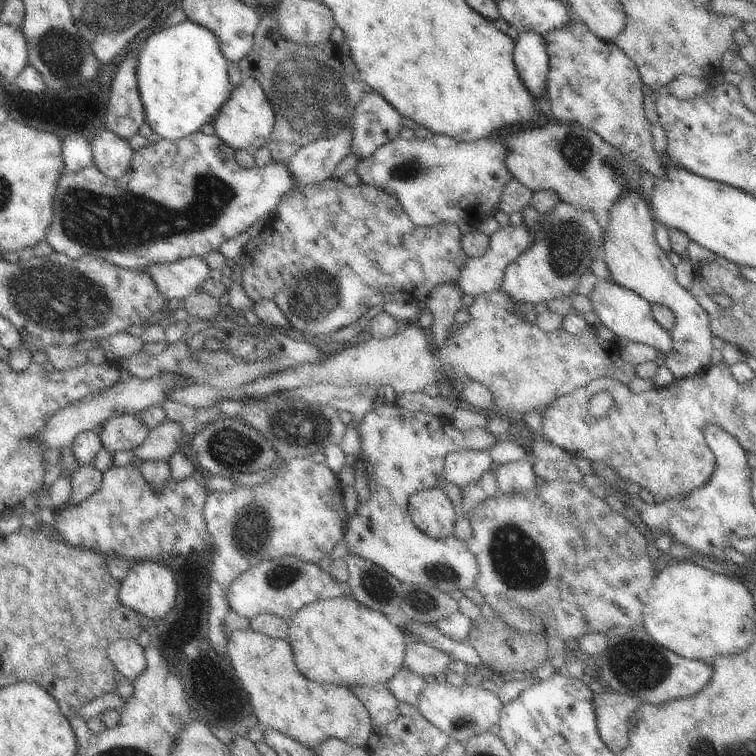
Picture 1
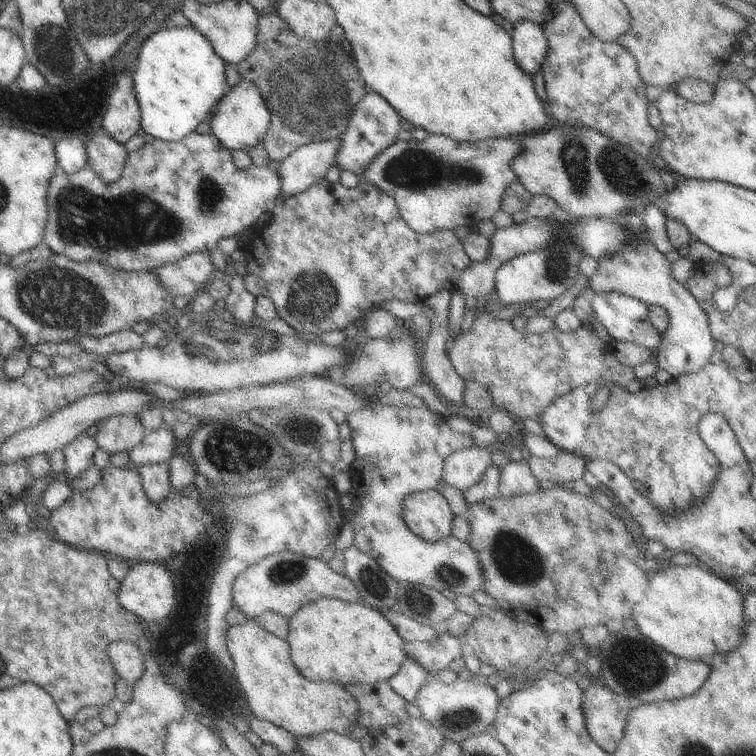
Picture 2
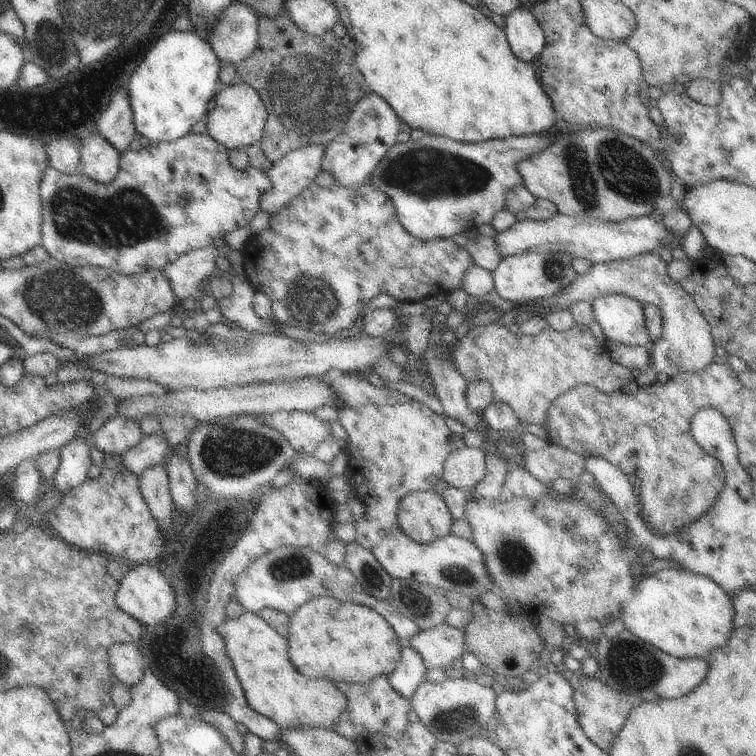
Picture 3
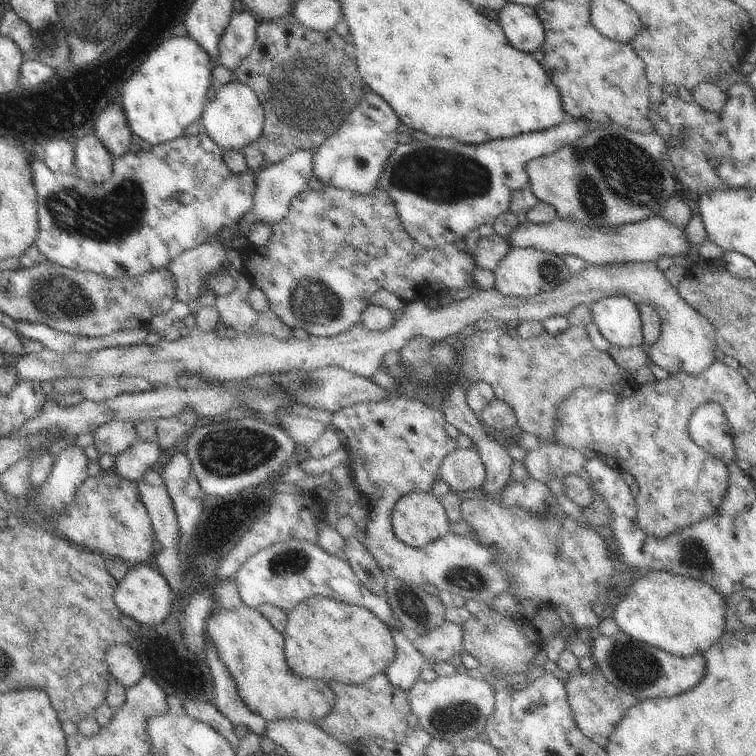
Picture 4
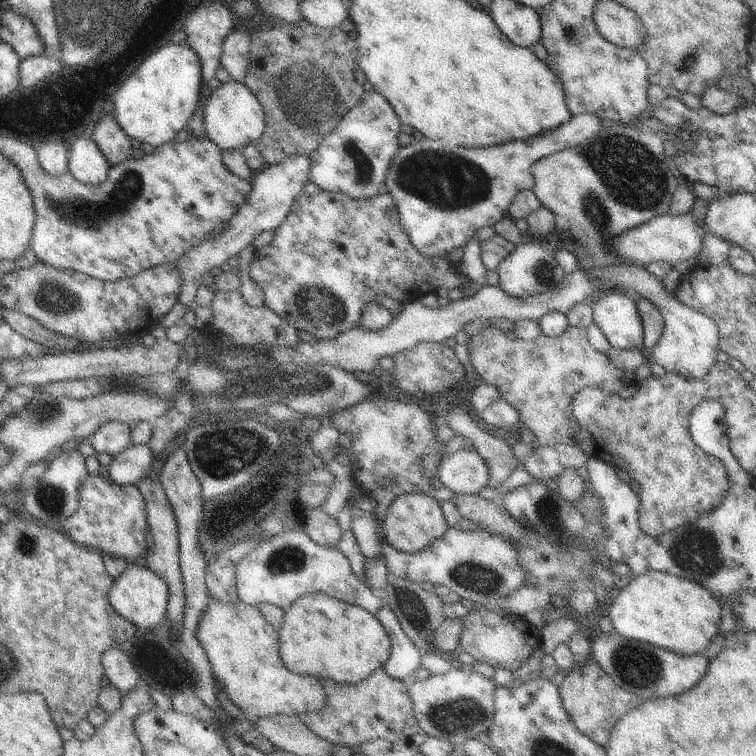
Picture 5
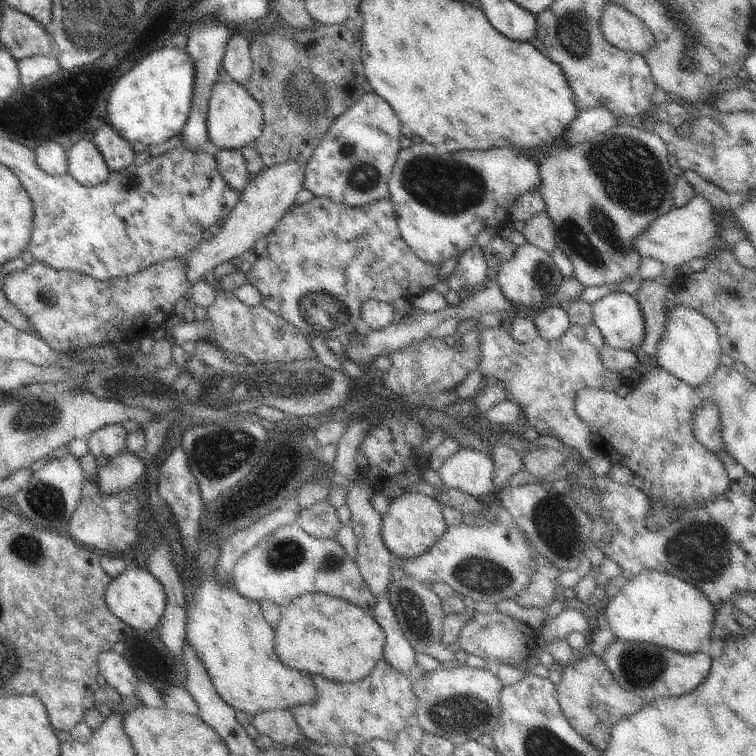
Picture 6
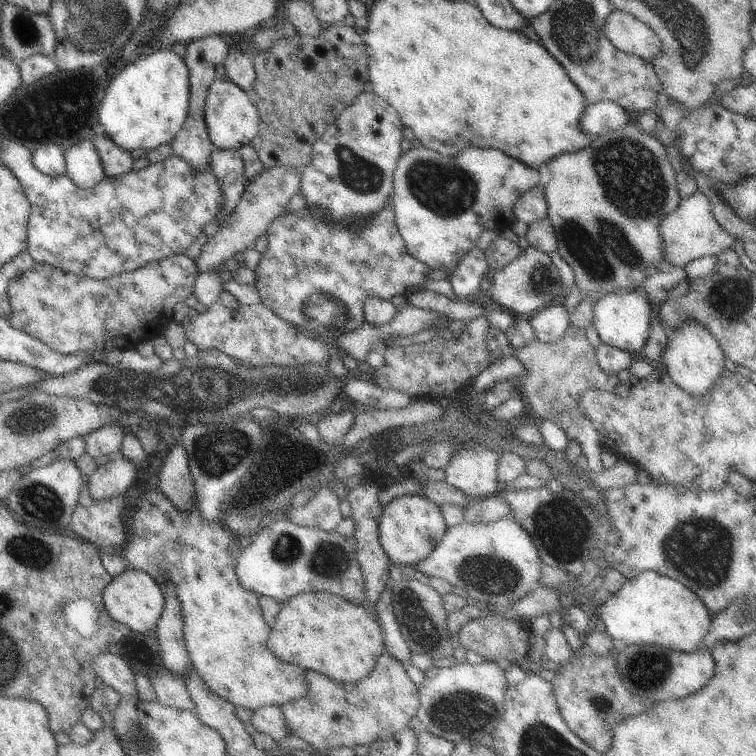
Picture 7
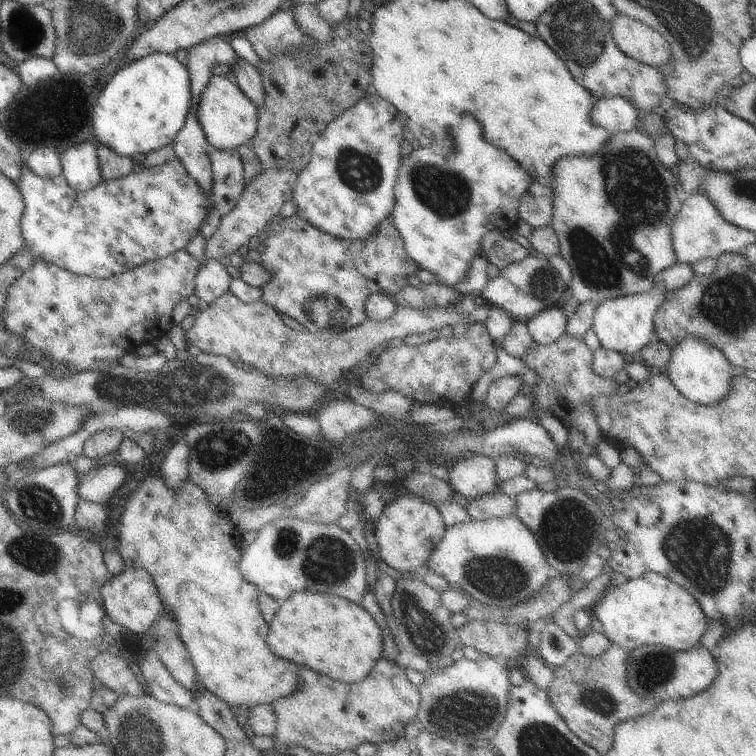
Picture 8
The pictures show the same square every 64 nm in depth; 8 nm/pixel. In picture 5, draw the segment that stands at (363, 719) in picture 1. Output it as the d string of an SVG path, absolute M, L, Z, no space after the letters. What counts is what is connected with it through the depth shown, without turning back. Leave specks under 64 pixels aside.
M211 596L209 607L202 617L197 635L206 651L212 672L217 676L216 682L221 684L229 699L246 715L256 719L273 717L280 713L300 716L320 712L325 707L327 696L321 680L310 675L293 673L284 666L279 651L279 632L276 632L266 622L259 605L249 605L242 600L233 605L227 605Z

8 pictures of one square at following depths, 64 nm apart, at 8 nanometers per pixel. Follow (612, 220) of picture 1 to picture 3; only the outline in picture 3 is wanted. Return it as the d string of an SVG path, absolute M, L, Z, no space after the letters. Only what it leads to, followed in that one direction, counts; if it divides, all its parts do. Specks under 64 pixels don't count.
M658 252L640 253L629 259L616 259L605 263L595 263L588 272L579 275L557 295L549 299L529 301L537 303L533 310L525 308L526 302L518 302L517 308L526 313L540 311L543 316L560 309L570 310L579 300L588 300L610 295L629 296L641 303L656 305L663 316L663 331L661 337L654 343L650 351L650 366L654 371L664 372L669 378L674 378L681 372L701 373L714 358L717 344L713 339L710 323L700 312L694 299L677 283L670 278L667 271L668 264Z

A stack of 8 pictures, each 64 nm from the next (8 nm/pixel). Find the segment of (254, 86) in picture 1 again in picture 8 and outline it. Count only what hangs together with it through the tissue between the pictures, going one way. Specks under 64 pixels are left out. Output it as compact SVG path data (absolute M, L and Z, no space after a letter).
M214 75L204 89L201 101L197 105L197 119L207 136L207 141L214 149L225 151L248 145L249 140L256 134L258 106L247 94L227 76Z

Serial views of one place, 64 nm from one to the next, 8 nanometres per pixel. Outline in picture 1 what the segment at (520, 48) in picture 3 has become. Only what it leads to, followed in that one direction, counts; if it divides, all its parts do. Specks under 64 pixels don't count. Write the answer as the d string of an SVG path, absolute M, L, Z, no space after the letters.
M534 30L520 32L515 41L513 58L520 79L530 90L534 100L540 102L540 96L546 95L546 76L549 66L546 38Z

